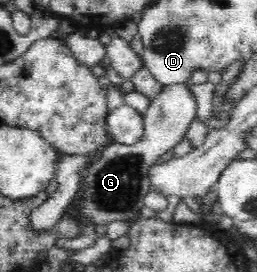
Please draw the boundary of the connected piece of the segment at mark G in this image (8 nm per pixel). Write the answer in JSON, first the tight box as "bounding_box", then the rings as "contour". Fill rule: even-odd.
{"bounding_box":[76,83,197,225],"contour":[[[190,83],[173,84],[164,87],[158,97],[151,100],[150,106],[143,117],[144,137],[136,145],[123,145],[110,142],[108,147],[100,150],[100,157],[91,161],[82,177],[82,189],[76,195],[76,215],[82,221],[94,221],[96,225],[104,225],[116,219],[136,219],[138,211],[144,207],[144,197],[151,190],[148,169],[159,163],[160,155],[174,150],[174,147],[185,139],[191,123],[197,117],[197,99],[195,99]]]}

